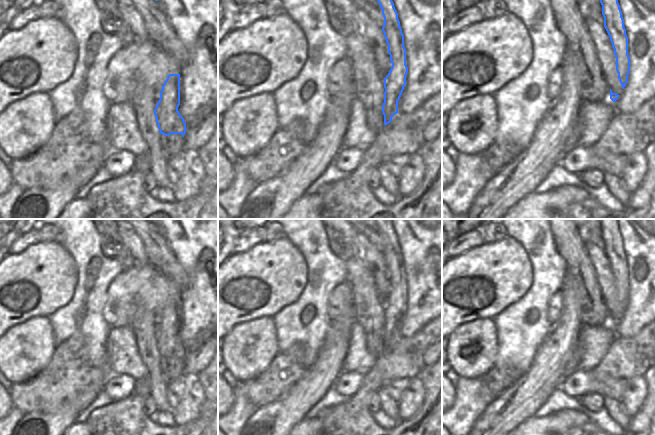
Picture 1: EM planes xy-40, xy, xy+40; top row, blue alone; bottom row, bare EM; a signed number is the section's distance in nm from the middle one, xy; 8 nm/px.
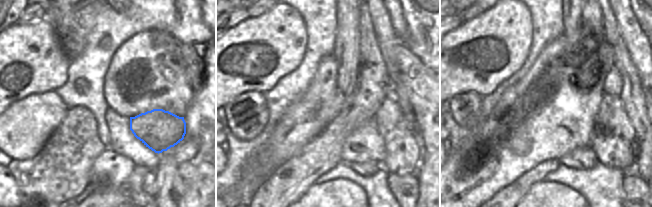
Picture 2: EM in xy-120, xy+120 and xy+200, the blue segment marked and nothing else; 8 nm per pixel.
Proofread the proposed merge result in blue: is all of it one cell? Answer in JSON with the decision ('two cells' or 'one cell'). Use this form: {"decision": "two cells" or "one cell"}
{"decision": "two cells"}

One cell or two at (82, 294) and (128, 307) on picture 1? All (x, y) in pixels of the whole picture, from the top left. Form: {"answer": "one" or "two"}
{"answer": "two"}

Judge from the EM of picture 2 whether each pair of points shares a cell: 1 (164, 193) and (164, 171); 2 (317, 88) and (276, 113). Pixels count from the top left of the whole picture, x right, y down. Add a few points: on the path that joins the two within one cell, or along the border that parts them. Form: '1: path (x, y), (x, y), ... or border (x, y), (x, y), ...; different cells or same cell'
1: path (164, 188), (164, 176); same cell
2: border (310, 80), (304, 94), (281, 117); different cells

